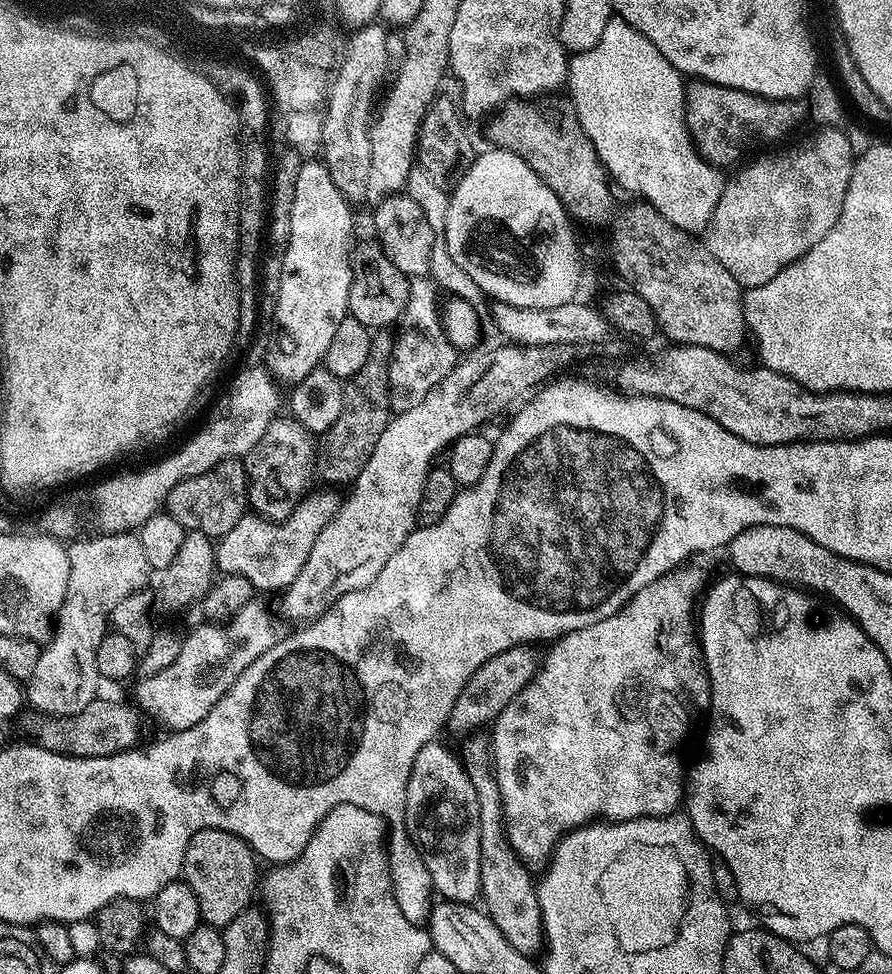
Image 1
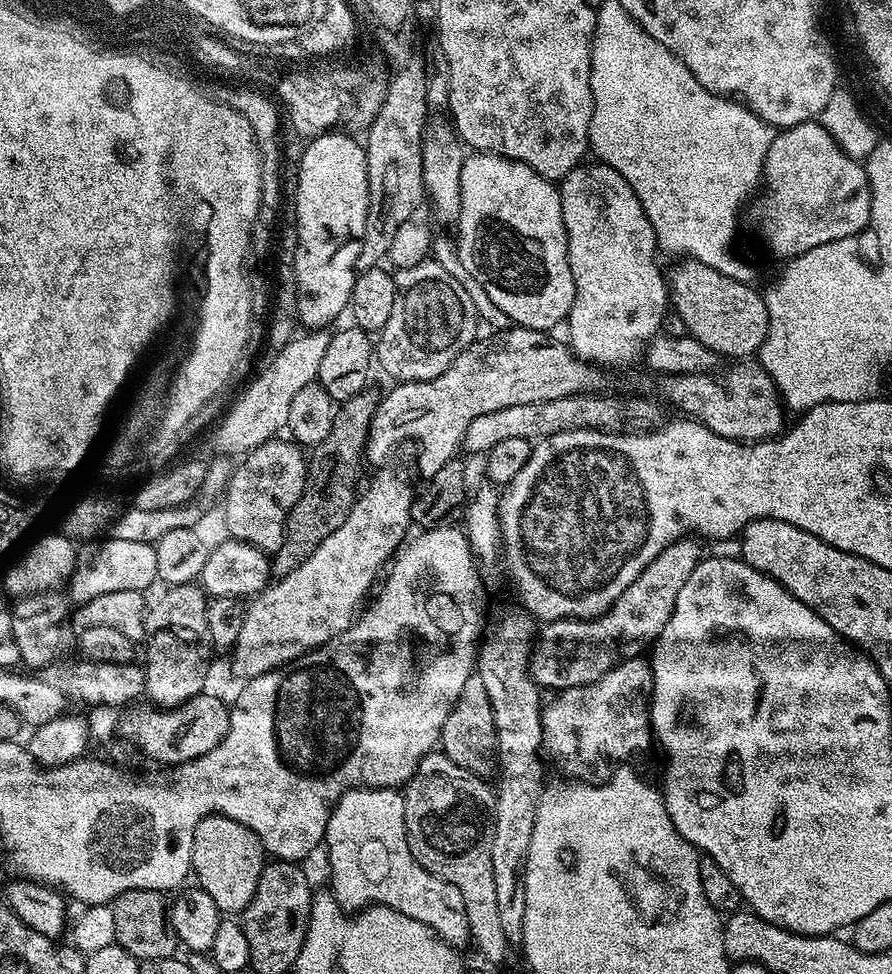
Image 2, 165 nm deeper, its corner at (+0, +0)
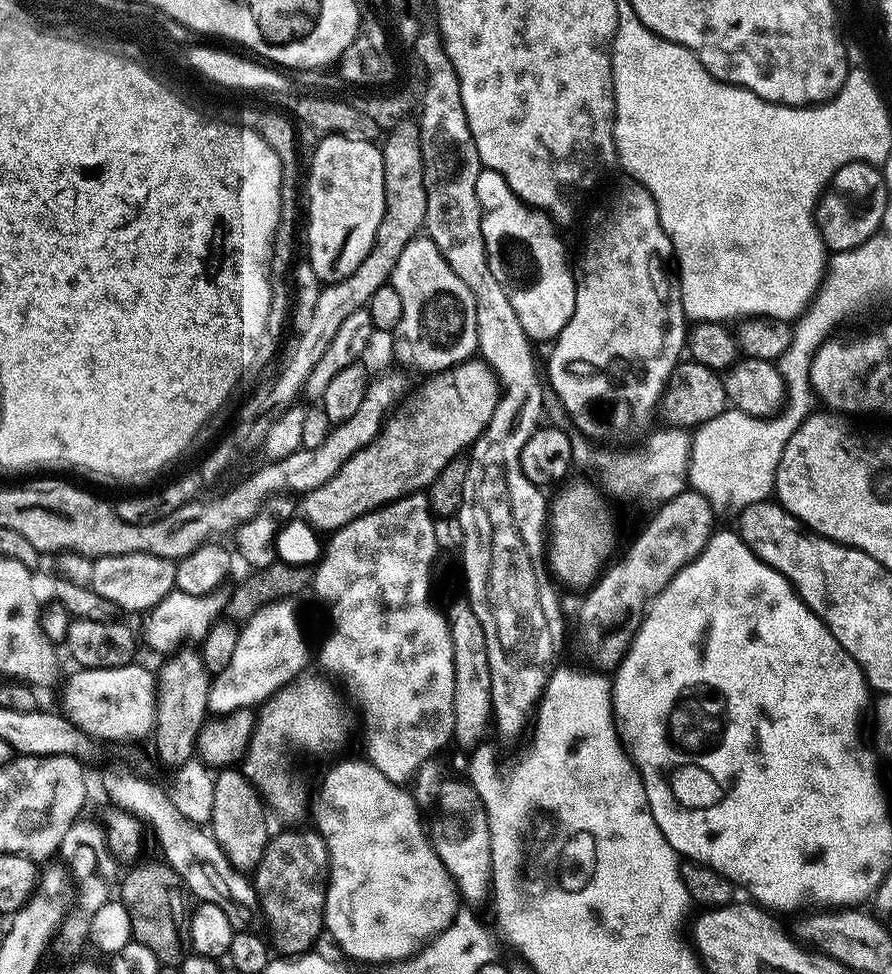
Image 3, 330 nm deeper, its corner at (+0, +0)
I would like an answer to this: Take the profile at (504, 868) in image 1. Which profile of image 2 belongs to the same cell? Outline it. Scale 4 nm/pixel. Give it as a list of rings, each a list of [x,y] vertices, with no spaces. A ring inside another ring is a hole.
[[[479,674],[466,678],[466,686],[462,686],[462,694],[458,694],[458,702],[454,702],[440,731],[439,747],[444,756],[450,758],[450,762],[470,770],[475,776],[488,778],[488,775],[493,775],[496,764],[494,706],[490,702],[490,694],[486,694],[486,686]]]

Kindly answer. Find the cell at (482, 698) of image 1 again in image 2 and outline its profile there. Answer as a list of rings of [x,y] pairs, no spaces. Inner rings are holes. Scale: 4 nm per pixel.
[[[696,538],[676,540],[670,546],[666,546],[660,554],[644,570],[618,594],[618,598],[606,611],[592,617],[591,620],[550,620],[539,629],[538,635],[532,646],[532,658],[528,661],[528,670],[532,673],[532,681],[541,690],[563,690],[565,688],[577,688],[598,682],[602,674],[606,674],[614,666],[618,666],[623,660],[634,660],[641,655],[644,647],[647,649],[662,634],[666,622],[670,622],[670,614],[674,610],[674,602],[678,602],[678,593],[682,586],[686,586],[686,578],[694,574],[699,566],[702,553],[700,553],[701,541]]]

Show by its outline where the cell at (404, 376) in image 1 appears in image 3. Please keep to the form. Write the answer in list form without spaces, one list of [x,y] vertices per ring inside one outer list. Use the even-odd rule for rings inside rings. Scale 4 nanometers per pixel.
[[[427,234],[415,236],[408,243],[406,250],[399,255],[397,265],[394,266],[390,283],[402,297],[402,318],[391,337],[393,338],[392,352],[402,363],[421,368],[424,374],[435,374],[453,368],[463,360],[473,359],[477,355],[480,343],[474,294],[470,294],[466,282],[458,278],[458,274],[450,268],[450,262],[446,262],[438,246],[434,246],[434,242]]]

